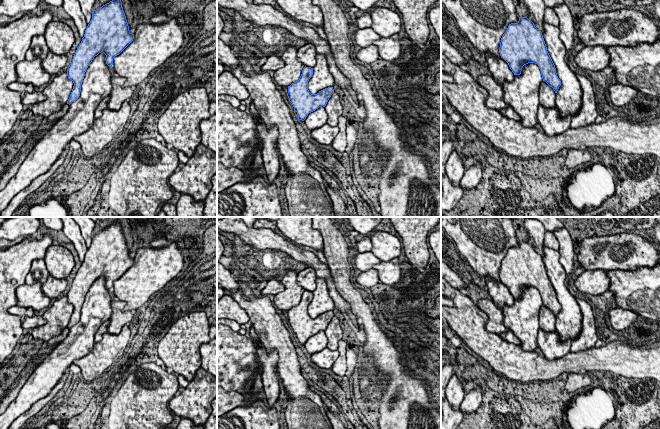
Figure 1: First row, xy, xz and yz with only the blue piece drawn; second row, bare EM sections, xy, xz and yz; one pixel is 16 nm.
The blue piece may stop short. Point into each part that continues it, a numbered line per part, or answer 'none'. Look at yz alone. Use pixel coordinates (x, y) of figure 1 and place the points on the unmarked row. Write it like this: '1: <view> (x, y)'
1: yz (547, 319)

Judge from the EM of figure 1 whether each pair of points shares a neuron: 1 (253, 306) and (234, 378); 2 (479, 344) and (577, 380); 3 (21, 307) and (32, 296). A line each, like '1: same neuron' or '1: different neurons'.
1: different neurons
2: different neurons
3: same neuron

